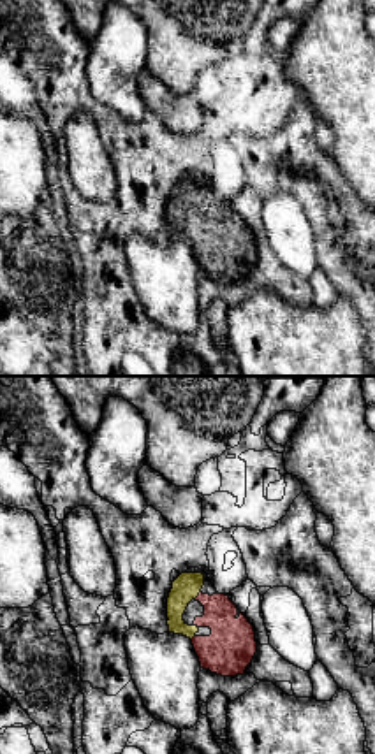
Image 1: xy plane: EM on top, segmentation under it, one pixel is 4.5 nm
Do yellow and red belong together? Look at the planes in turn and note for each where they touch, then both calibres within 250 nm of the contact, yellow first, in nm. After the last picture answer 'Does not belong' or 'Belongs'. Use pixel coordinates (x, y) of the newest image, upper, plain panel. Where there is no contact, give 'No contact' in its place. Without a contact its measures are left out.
Touches yellow at (198, 201). Thickness 120 nm (yellow) against 180 nm

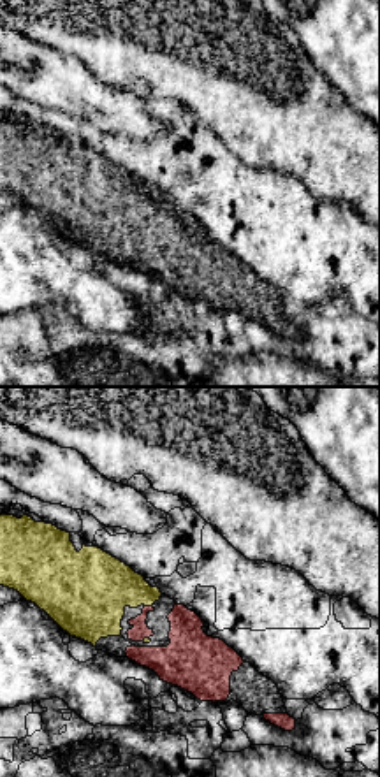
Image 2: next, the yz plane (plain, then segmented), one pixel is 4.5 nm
Touches yellow at (148, 211). Thickness 320 nm (yellow) against 80 nm

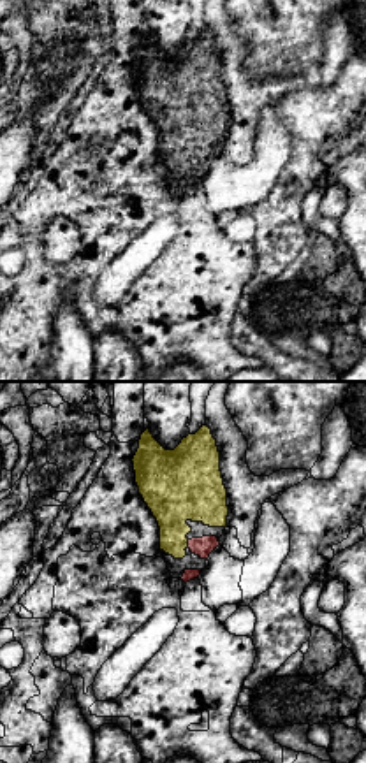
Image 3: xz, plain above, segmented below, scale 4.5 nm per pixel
Touches yellow at (187, 150). Thickness 300 nm (yellow) against 90 nm

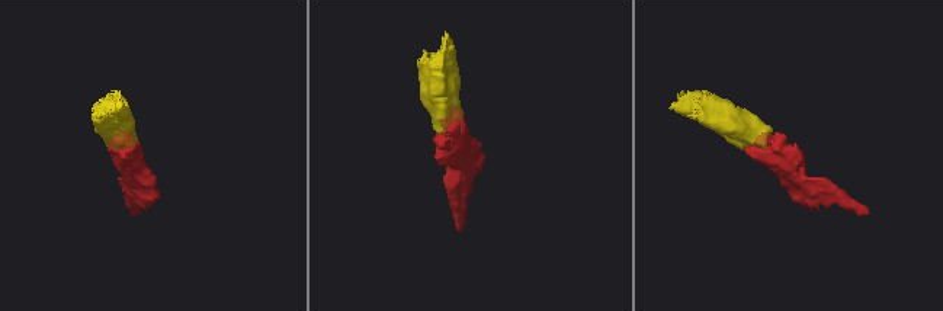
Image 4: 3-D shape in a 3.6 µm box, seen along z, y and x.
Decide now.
Belongs

